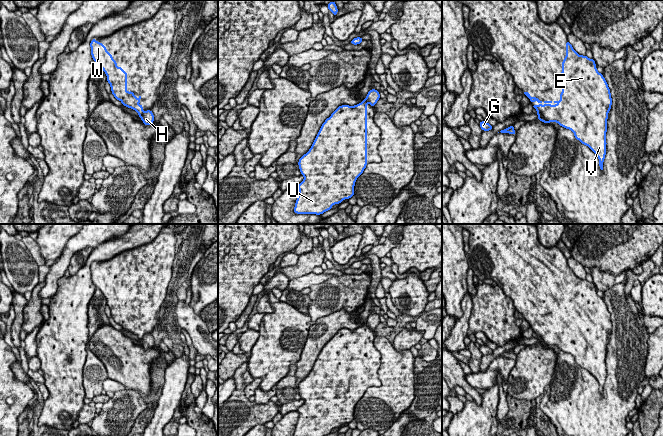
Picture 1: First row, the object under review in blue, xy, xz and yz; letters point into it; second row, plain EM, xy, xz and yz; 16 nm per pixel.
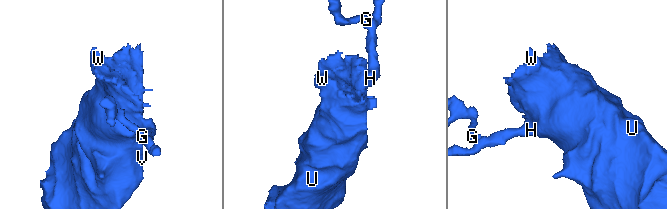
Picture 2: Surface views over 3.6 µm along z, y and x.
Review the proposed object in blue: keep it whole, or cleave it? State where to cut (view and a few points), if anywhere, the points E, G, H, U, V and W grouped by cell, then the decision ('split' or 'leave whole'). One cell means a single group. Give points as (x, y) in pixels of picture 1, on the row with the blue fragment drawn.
cut in yz along (537, 110), (548, 122); E U V W / G H; split

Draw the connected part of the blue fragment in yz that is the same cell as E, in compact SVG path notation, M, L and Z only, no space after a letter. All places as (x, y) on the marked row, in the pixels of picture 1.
M566 41L566 56L562 61L562 92L560 100L542 101L523 91L529 100L539 104L533 107L540 111L548 122L557 122L563 128L574 132L574 137L588 146L598 157L603 170L606 155L606 132L608 112L612 98L610 88L601 73L597 71L594 59L579 55L569 41Z

